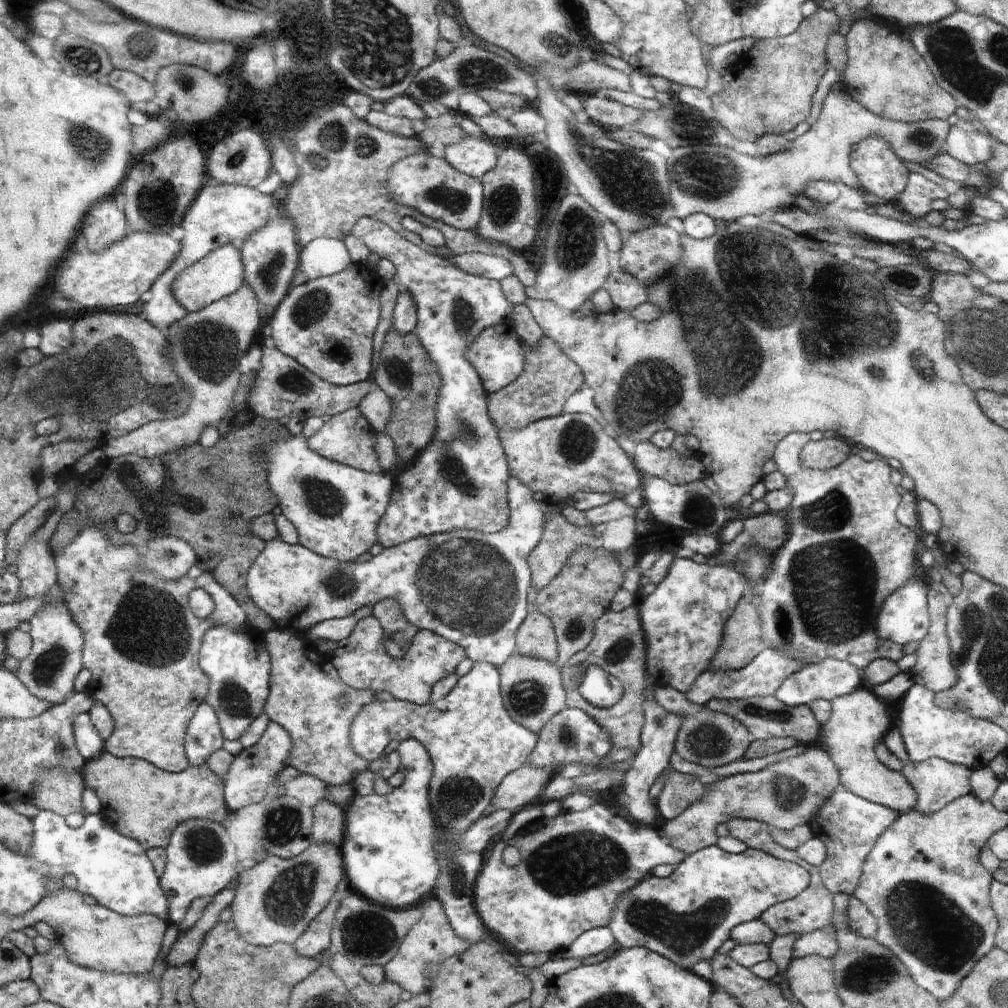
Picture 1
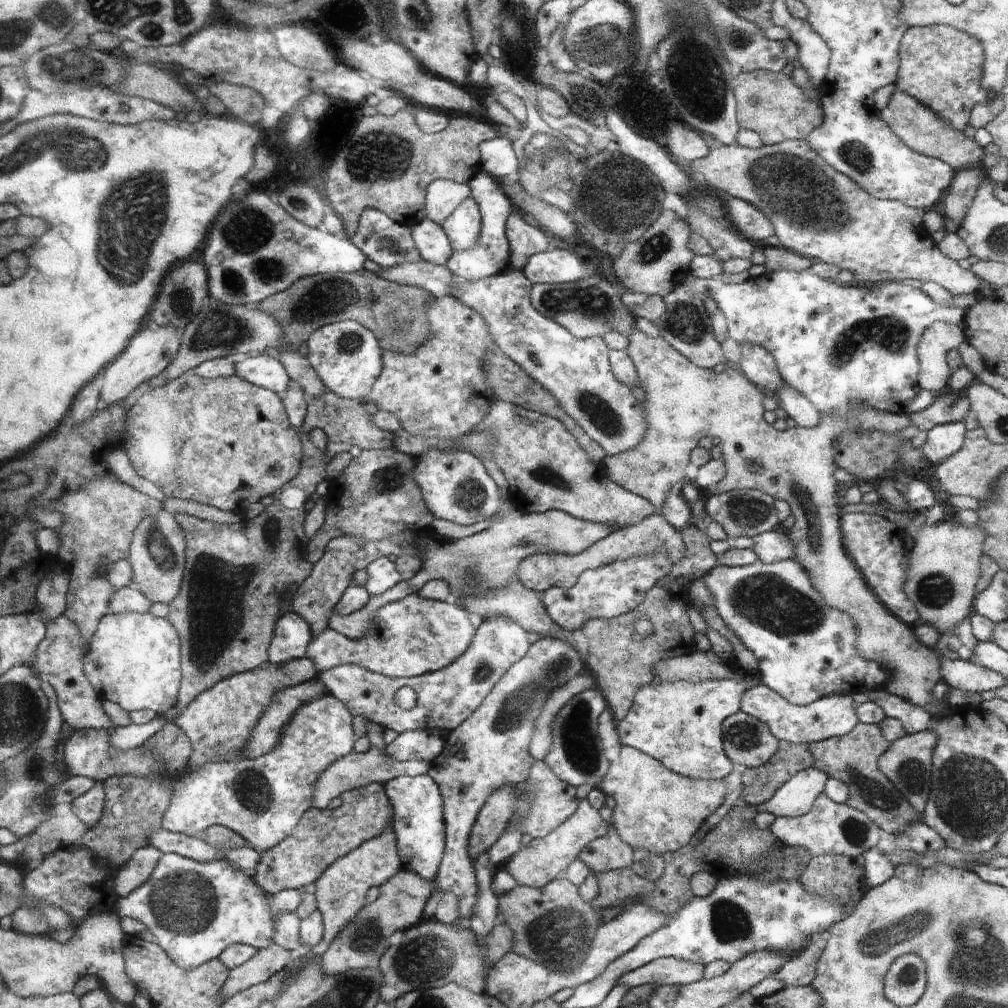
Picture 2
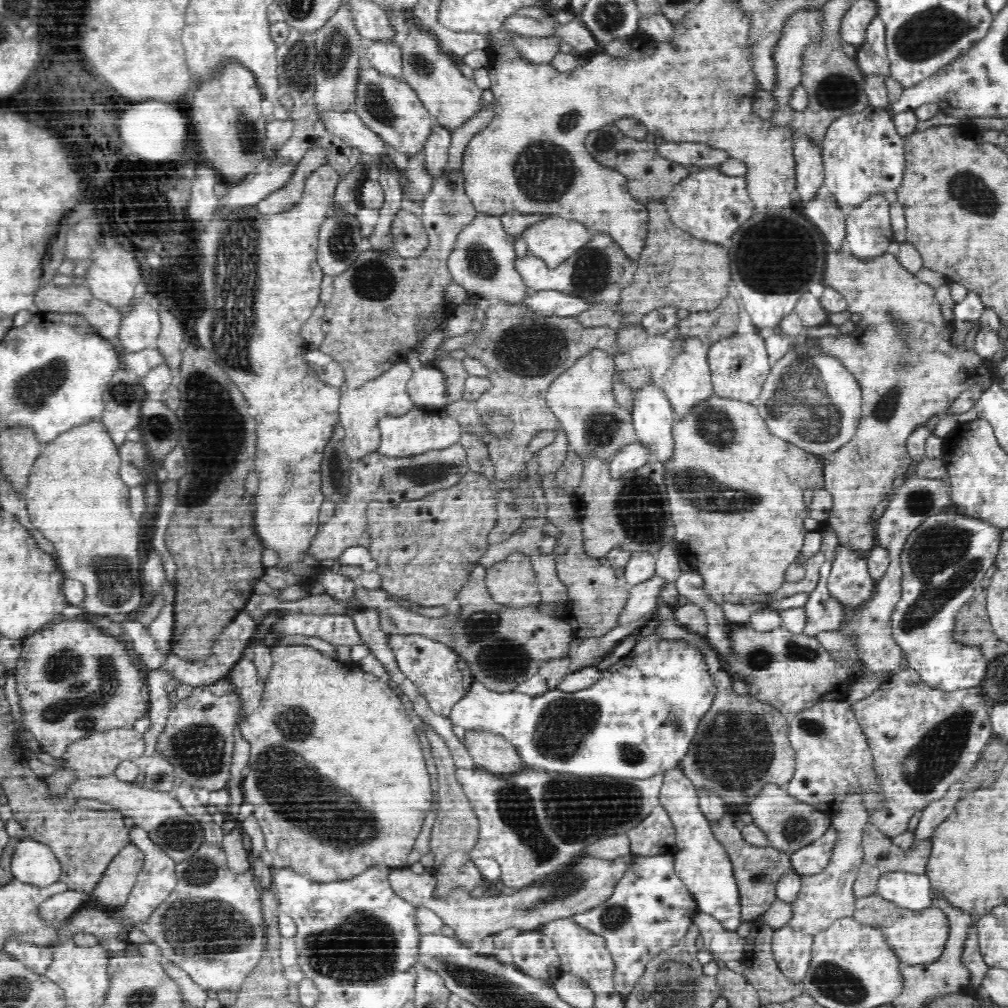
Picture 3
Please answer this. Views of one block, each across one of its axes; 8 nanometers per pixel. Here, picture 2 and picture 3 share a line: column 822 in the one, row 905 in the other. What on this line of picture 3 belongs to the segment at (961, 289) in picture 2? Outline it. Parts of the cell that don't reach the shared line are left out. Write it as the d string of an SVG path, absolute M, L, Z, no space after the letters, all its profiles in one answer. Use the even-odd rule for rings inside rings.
M206 842L202 843L199 850L196 851L190 859L183 860L181 863L175 865L175 873L177 875L177 886L170 894L170 897L144 922L136 922L136 928L142 930L150 939L150 942L160 947L161 956L164 960L172 961L174 964L185 969L185 971L198 983L202 988L208 990L213 989L218 993L220 990L228 990L232 994L237 994L243 980L246 976L258 966L258 962L262 959L266 940L265 940L265 926L263 921L263 911L261 904L261 890L258 887L258 881L254 877L254 873L250 870L243 873L233 873L227 865L227 856L222 846L210 845Z

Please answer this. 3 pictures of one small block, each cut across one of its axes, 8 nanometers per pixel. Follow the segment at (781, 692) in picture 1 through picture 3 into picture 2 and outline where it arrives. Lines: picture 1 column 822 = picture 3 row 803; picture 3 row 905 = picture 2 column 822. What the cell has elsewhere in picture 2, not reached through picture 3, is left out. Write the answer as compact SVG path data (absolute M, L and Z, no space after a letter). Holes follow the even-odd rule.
M759 684L743 695L741 712L766 723L771 734L779 741L792 745L806 745L842 737L855 729L859 720L852 706L854 701L852 693L849 692L827 695L808 705L795 705L788 703L782 695L778 695L765 685Z

